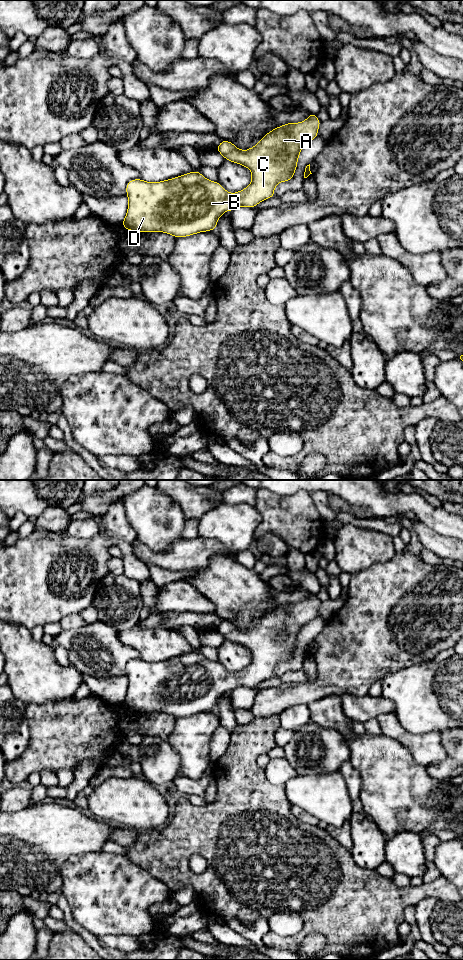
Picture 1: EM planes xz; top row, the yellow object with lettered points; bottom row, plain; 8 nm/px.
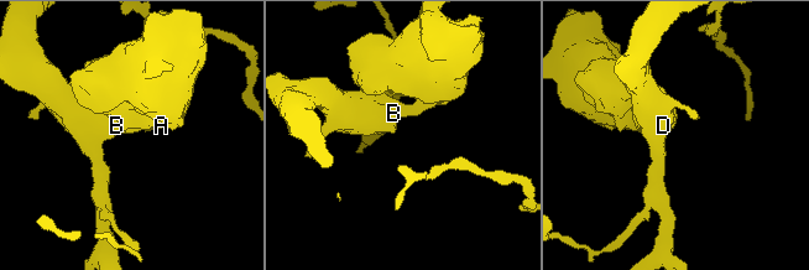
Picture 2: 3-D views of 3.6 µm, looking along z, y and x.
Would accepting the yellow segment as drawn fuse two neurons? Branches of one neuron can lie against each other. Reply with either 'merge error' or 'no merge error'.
no merge error

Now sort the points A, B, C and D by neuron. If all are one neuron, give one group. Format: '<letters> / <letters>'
A B C D

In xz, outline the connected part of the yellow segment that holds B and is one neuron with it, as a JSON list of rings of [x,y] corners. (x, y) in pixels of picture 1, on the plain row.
[[[311,593],[302,602],[274,608],[248,630],[240,630],[232,622],[222,620],[216,630],[225,640],[248,648],[252,654],[251,663],[236,673],[226,671],[220,663],[208,660],[199,651],[160,662],[130,660],[126,665],[128,688],[122,706],[133,712],[164,712],[176,718],[216,710],[218,699],[226,691],[238,687],[255,688],[258,683],[275,676],[274,669],[280,662],[294,657],[301,629],[317,618],[320,603],[316,594]]]

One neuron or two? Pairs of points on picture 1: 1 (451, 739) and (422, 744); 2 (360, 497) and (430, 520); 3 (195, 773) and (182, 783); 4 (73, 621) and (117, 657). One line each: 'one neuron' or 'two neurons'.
1: two neurons
2: one neuron
3: two neurons
4: two neurons

